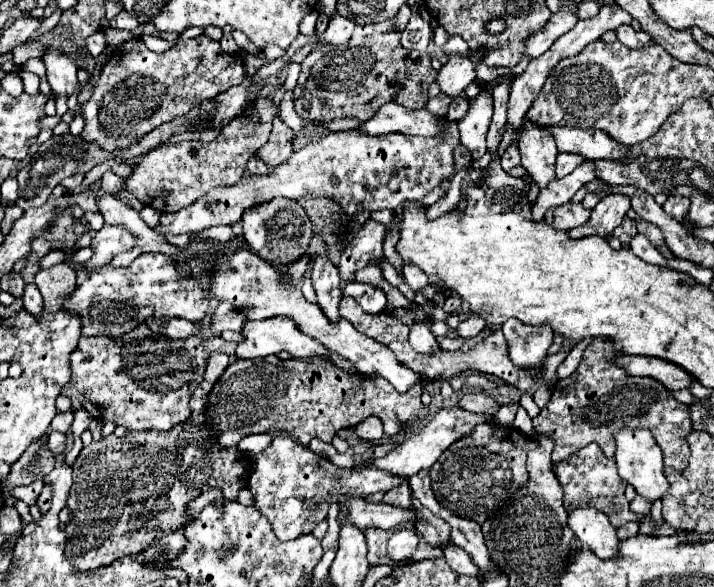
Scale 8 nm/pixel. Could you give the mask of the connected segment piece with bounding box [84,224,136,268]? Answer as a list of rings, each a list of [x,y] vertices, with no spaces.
[[[106,224],[96,236],[92,238],[92,258],[84,264],[84,268],[100,268],[110,264],[110,260],[120,254],[130,250],[136,244],[136,238],[122,226],[110,226]]]

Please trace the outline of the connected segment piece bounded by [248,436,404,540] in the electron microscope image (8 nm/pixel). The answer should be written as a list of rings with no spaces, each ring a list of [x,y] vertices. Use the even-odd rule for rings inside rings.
[[[274,436],[272,438],[272,444],[260,452],[258,456],[258,464],[254,464],[252,468],[252,474],[248,478],[248,490],[252,492],[254,496],[254,508],[258,508],[258,512],[262,512],[272,528],[274,528],[274,534],[280,538],[280,540],[292,540],[292,538],[298,538],[302,534],[310,534],[312,528],[326,518],[326,512],[328,508],[322,506],[322,508],[316,508],[312,510],[314,504],[322,502],[322,500],[348,500],[348,498],[354,498],[354,496],[368,496],[368,494],[374,494],[374,492],[388,492],[390,488],[402,484],[404,478],[398,478],[398,476],[388,476],[388,472],[380,472],[376,468],[368,468],[368,466],[356,466],[356,468],[338,468],[334,466],[328,458],[320,456],[320,454],[314,454],[308,446],[302,446],[300,442],[296,442],[294,438],[290,436]]]

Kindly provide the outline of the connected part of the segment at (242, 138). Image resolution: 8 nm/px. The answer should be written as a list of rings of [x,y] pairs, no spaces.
[[[258,98],[238,118],[234,118],[212,142],[190,140],[190,142],[178,142],[180,146],[176,146],[176,148],[174,148],[174,144],[164,144],[164,146],[150,150],[144,156],[144,160],[134,168],[132,176],[126,180],[128,192],[132,192],[132,196],[136,196],[142,204],[156,208],[158,212],[178,212],[180,208],[184,208],[184,206],[196,202],[200,196],[204,196],[210,188],[236,184],[244,174],[246,160],[250,158],[250,154],[254,154],[262,144],[267,142],[276,112],[278,112],[278,108],[274,106],[274,102],[270,98]]]

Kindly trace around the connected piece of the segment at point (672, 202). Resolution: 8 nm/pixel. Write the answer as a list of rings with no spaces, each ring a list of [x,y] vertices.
[[[668,196],[668,200],[664,202],[662,208],[664,208],[664,212],[668,216],[672,216],[678,222],[682,222],[686,212],[688,212],[688,208],[690,208],[690,200],[684,198],[684,196]]]

